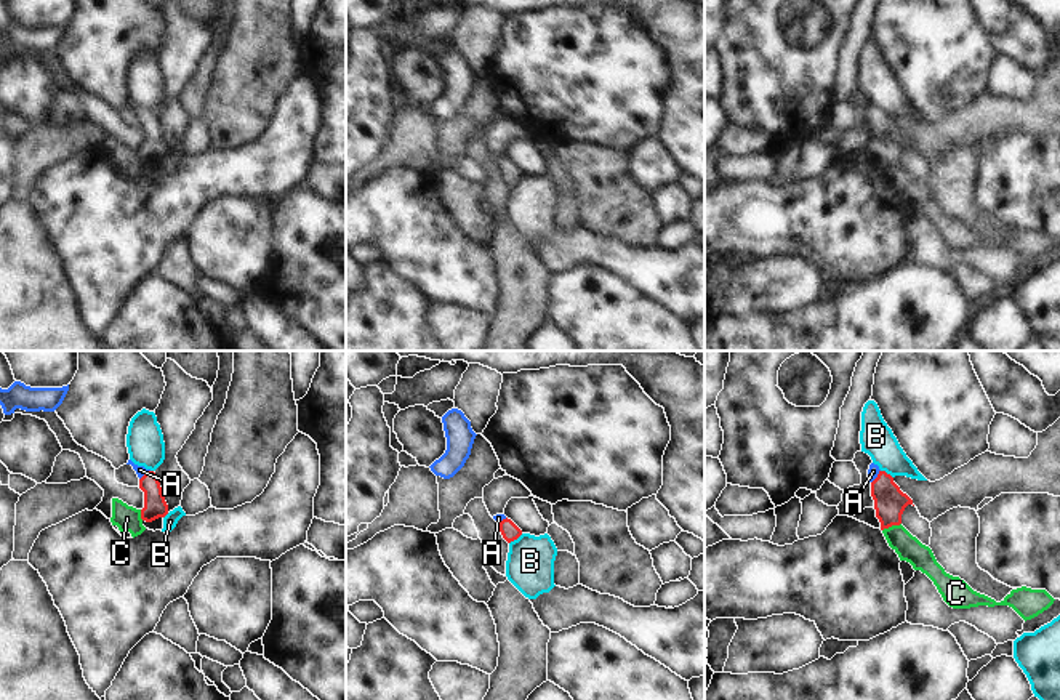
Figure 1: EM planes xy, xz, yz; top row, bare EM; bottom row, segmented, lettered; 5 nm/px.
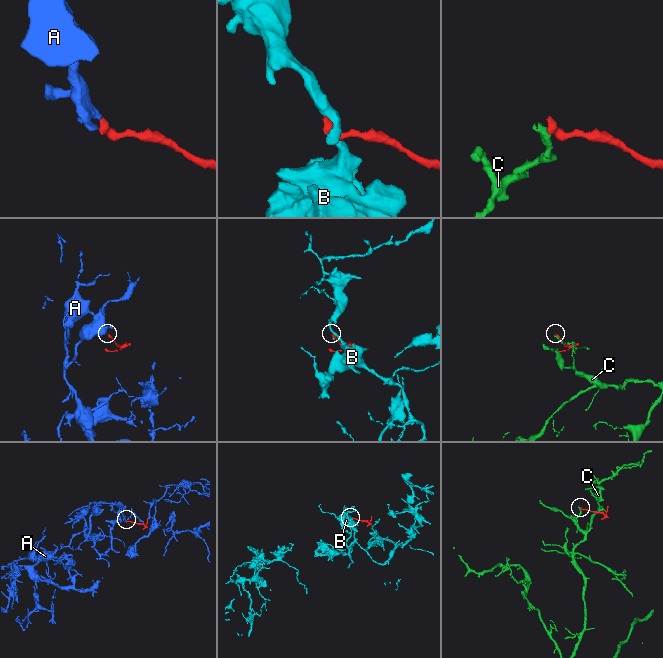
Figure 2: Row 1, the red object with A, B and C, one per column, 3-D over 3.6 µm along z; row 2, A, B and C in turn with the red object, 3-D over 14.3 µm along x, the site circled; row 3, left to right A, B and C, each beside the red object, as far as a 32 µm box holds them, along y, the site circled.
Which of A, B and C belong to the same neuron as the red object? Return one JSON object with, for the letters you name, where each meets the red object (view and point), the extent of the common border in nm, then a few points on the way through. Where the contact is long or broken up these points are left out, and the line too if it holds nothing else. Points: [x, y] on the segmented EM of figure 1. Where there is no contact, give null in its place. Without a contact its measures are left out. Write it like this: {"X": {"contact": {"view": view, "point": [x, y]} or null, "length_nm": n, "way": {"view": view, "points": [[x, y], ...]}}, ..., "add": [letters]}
{"A": {"contact": {"view": "yz", "point": [878, 476]}, "length_nm": 80, "way": {"view": "yz", "points": [[889, 502], [878, 476], [873, 471]]}}, "add": ["A"]}

